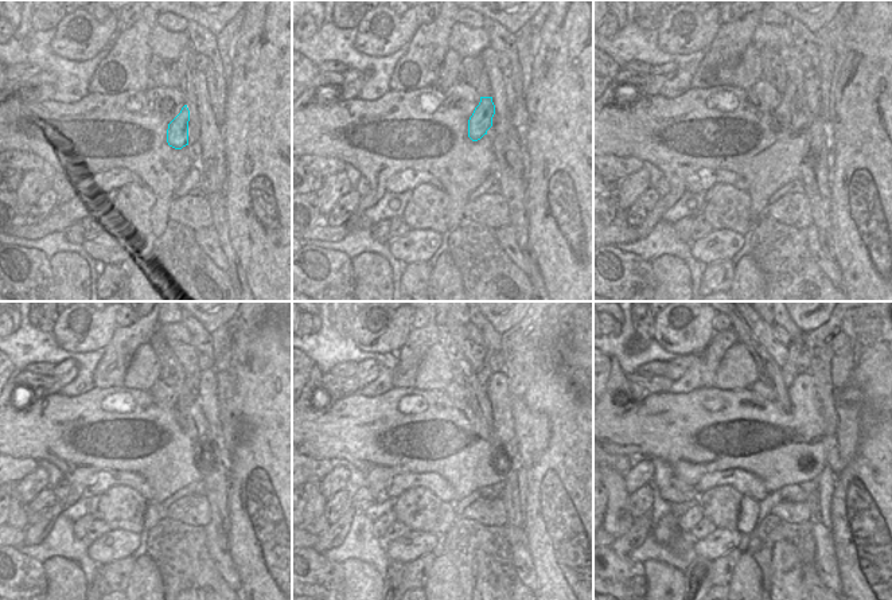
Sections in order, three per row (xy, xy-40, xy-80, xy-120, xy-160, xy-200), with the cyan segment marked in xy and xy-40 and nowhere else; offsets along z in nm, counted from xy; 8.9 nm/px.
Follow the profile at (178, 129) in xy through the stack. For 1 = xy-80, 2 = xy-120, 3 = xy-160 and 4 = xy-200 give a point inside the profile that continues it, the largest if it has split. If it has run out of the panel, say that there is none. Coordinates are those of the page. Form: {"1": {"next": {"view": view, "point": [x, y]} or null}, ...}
{"1": {"next": {"view": "xy-80", "point": [783, 113]}}, "2": {"next": {"view": "xy-120", "point": [187, 394]}}, "3": {"next": {"view": "xy-160", "point": [485, 374]}}, "4": {"next": {"view": "xy-200", "point": [789, 371]}}}

